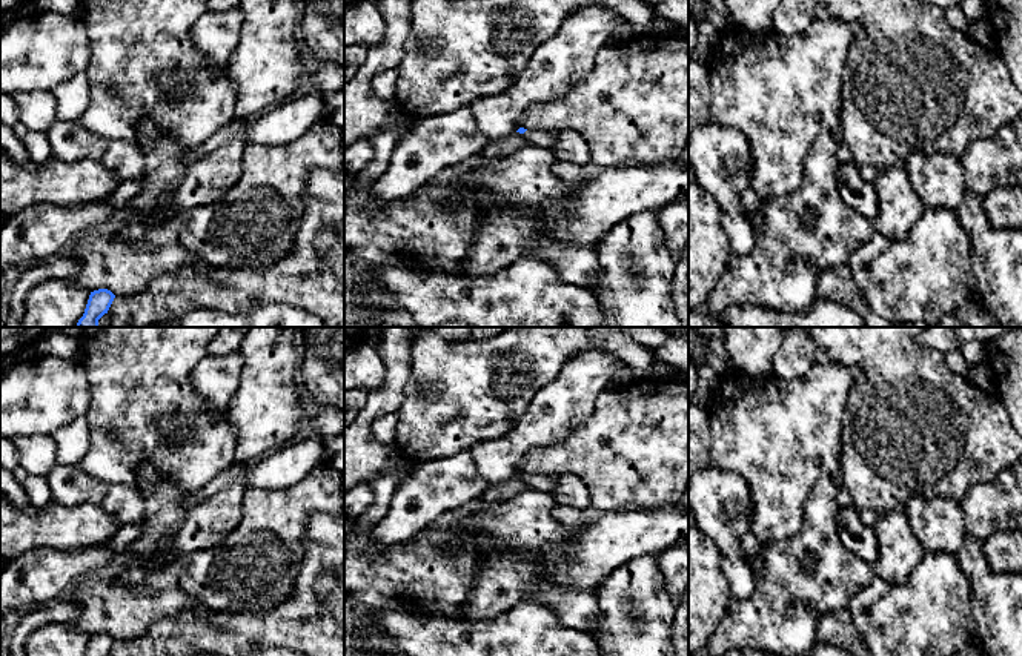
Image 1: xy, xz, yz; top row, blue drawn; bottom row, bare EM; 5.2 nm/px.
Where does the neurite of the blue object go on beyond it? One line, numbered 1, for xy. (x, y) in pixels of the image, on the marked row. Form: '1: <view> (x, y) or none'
1: none

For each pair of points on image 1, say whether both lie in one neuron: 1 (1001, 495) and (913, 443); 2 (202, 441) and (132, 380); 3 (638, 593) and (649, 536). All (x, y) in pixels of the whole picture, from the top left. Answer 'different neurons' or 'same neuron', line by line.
1: different neurons
2: same neuron
3: different neurons

